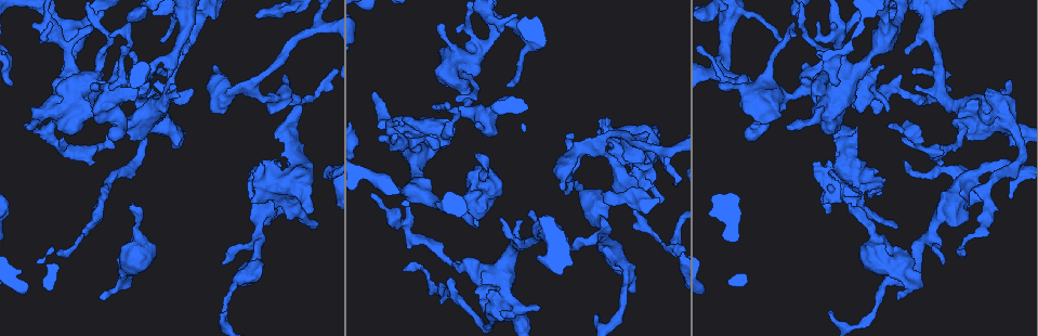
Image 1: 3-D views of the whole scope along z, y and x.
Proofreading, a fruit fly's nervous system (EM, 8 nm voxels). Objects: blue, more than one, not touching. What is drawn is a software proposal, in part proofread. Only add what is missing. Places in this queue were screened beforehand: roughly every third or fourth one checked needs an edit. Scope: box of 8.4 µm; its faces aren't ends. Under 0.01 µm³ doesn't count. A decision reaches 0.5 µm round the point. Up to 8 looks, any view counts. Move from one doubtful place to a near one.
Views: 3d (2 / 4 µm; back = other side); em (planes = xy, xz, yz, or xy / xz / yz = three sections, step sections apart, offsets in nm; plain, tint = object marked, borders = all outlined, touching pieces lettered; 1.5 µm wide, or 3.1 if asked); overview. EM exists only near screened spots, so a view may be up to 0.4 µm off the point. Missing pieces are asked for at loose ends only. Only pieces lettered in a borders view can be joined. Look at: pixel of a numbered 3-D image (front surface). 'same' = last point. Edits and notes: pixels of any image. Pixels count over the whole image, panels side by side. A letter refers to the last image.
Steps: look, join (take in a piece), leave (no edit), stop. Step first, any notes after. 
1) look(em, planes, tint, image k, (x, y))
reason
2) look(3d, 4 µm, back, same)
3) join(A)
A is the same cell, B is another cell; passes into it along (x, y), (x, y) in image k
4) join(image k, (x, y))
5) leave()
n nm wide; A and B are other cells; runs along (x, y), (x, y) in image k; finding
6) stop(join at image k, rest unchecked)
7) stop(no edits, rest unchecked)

look(em, xz, step 4, borders, image 1, (829, 310))
thin end

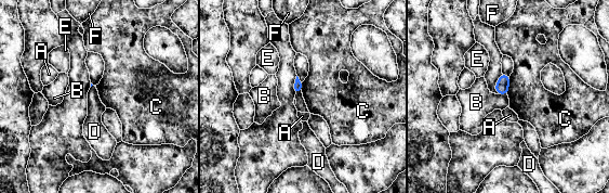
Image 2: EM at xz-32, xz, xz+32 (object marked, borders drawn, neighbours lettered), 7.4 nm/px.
leave()
C touches over 130 nm; A, B, C, D, E and F are other cells; border along (510, 77), (506, 93) in image 2; none of them fits

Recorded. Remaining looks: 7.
look(em, yz, step 4, tint, image 1, (221, 263))
branch stops here

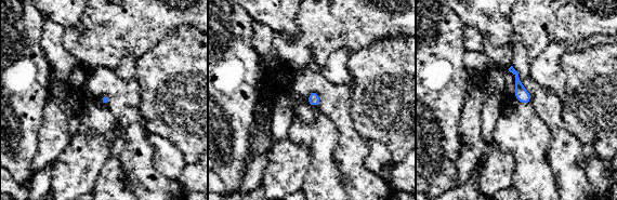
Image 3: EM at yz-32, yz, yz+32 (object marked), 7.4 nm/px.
look(em, planes, borders, same)

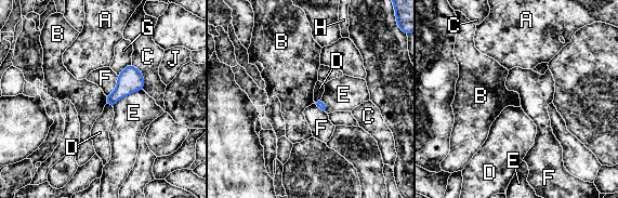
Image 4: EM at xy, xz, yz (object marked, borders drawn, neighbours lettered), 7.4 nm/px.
leave()
A, B, C, D, E, F, G, H and J are other cells; border along (105, 96), (106, 103) in image 4; none of them fits

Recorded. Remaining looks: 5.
look(em, xy, step 4, tint, image 1, (251, 196))
an open end

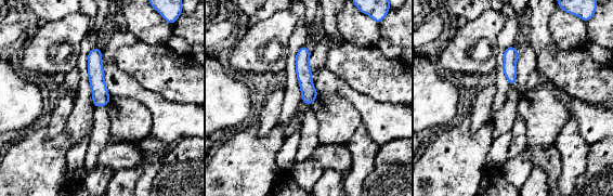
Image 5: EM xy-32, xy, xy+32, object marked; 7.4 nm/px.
look(em, planes, borders, same)
another direction

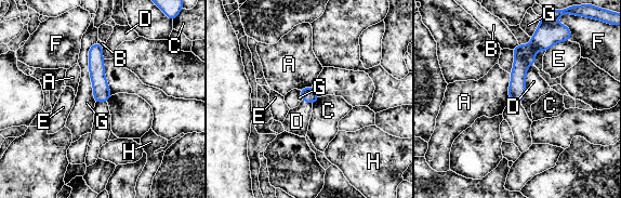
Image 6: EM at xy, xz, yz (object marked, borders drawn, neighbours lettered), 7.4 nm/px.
leave()
A, B, C, D, E, F, G and H are other cells; border along (319, 97), (313, 104) in image 6; no lettered piece goes on from it

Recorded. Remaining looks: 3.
look(em, planes, borders, image 1, (133, 204))
free end

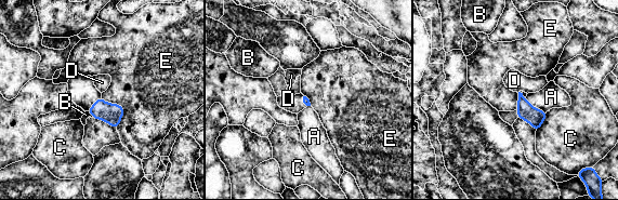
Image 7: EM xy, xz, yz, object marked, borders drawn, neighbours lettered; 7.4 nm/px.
leave()
A, B, C, D and E are other cells; border along (101, 97), (122, 107), (117, 128) in image 7; none of them fits

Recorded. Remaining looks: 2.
stop(no edits, rest unchecked)

